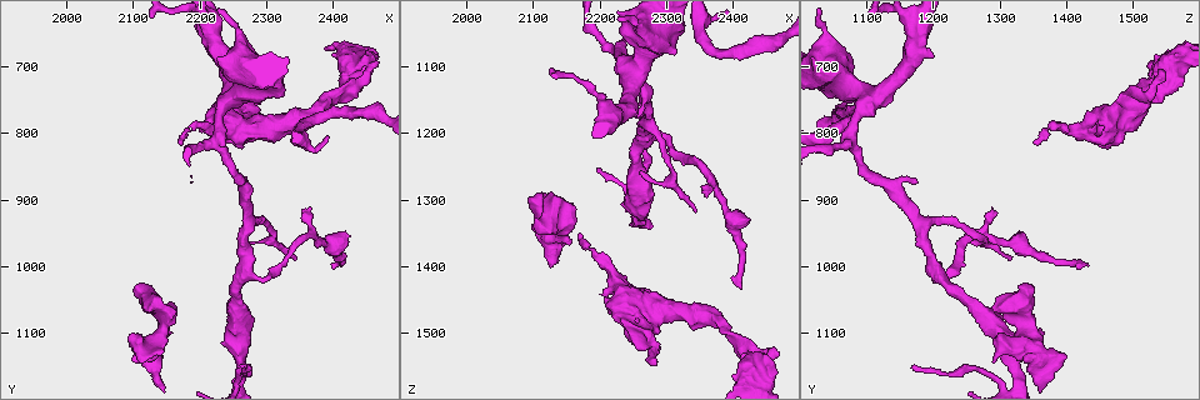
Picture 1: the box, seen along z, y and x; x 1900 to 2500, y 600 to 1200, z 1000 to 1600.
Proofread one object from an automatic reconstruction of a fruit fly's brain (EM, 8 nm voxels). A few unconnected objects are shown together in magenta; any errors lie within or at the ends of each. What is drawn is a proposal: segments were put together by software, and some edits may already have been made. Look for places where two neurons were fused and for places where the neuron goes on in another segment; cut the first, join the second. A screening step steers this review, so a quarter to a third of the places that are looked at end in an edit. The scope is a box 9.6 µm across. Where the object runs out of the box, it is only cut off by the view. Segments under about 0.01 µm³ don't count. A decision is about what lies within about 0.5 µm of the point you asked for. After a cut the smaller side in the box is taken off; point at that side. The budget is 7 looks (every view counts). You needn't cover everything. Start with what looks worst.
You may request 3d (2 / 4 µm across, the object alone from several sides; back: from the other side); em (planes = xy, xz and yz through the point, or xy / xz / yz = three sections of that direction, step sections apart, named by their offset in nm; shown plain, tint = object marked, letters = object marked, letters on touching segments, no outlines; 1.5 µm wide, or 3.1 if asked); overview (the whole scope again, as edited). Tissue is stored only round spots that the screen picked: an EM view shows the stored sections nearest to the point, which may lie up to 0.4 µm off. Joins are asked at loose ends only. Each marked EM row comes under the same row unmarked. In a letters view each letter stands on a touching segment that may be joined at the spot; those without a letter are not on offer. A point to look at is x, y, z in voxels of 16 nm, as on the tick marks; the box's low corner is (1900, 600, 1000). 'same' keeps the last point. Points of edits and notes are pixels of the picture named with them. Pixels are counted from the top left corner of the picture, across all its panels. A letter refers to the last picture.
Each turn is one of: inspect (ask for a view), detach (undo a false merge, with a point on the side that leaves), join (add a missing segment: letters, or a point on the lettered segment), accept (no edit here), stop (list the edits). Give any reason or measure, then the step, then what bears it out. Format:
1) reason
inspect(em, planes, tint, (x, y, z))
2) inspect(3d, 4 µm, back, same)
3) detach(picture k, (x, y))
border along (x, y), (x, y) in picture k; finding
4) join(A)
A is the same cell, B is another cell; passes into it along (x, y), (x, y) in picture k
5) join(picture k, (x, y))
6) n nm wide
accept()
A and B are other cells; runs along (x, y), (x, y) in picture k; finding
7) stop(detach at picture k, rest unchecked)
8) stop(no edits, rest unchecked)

an open end
inspect(em, yz, step 8, letters, (2130, 1140, 1400))

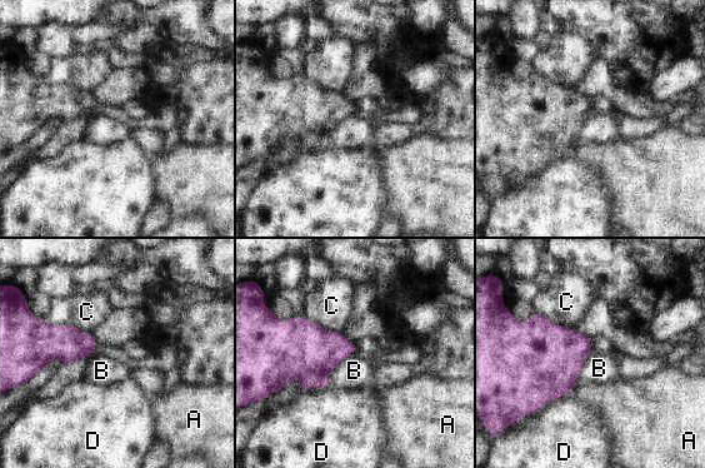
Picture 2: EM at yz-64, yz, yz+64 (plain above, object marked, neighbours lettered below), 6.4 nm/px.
accept()
A, B, C and D are other cells; border along (358, 350), (330, 372), (330, 384) in picture 2; none of them fits

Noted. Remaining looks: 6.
thin end
inspect(3d, 4 µm, (2410, 1000, 1435))

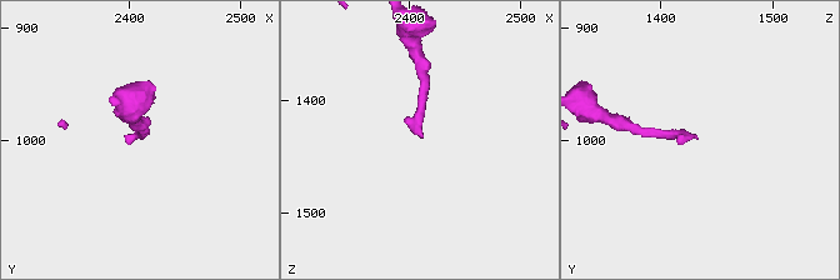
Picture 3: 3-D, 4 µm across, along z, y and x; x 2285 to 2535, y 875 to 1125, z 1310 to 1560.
now the EM
inspect(em, yz, step 4, tint, (2412, 996, 1434))

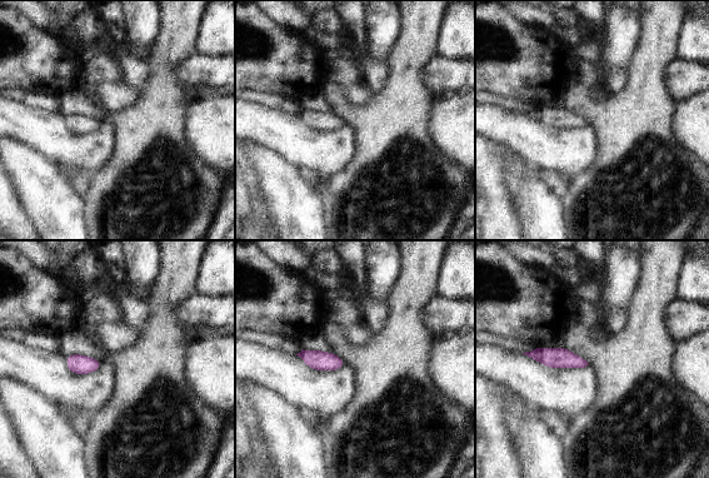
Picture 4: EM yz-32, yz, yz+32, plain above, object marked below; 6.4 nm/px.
cut it another way
inspect(em, planes, letters, same)

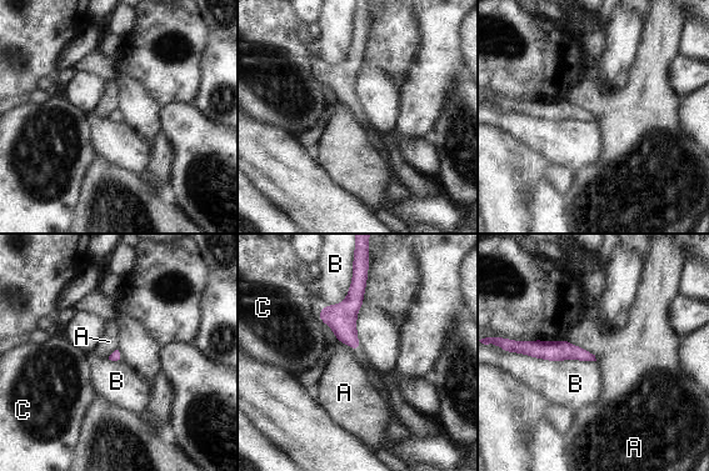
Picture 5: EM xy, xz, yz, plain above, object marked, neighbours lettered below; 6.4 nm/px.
accept()
A, B and C are other cells; border along (567, 339), (594, 355) in picture 5; no lettered segment goes on from it

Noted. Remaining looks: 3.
branch stops here
inspect(em, yz, step 8, letters, (2280, 710, 1550))

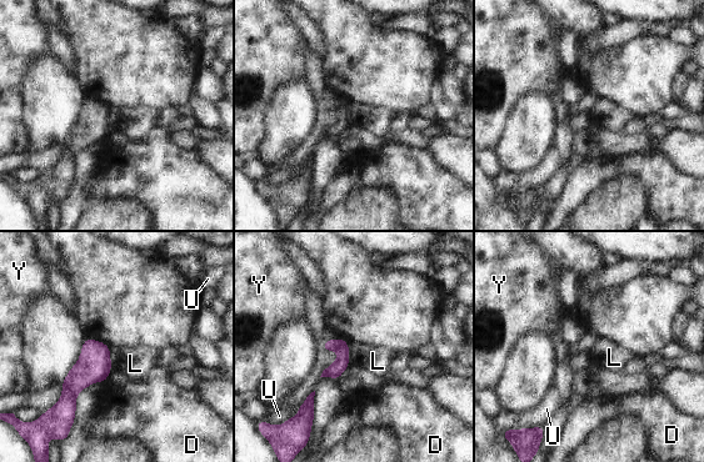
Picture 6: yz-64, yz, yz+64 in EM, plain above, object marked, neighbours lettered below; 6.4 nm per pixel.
inspect(em, planes, letters, same)

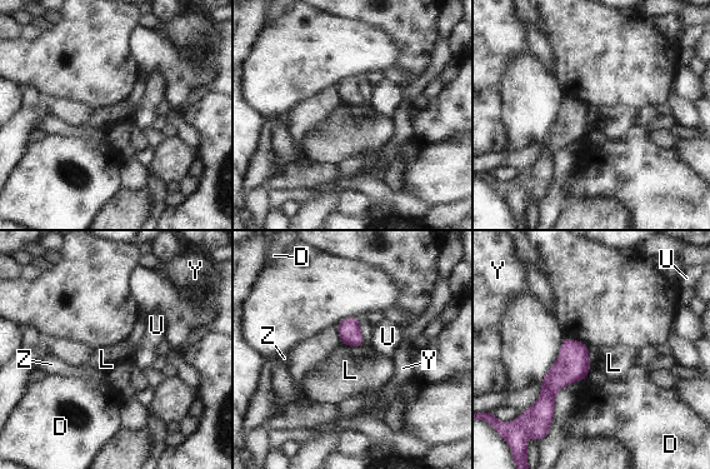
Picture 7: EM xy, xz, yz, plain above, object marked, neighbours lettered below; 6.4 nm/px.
accept()
D, L, U, Y and Z are other cells; border along (341, 343), (354, 347), (364, 344) in picture 7; none of them fits

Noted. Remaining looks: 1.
stop(no edits, rest unchecked)

